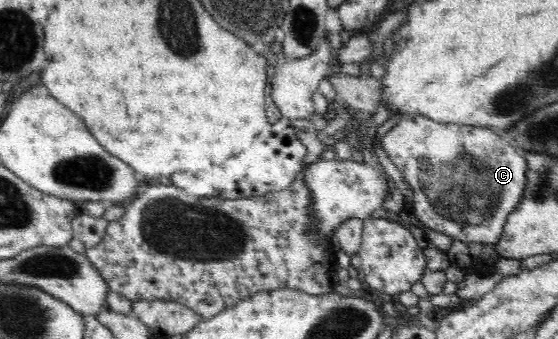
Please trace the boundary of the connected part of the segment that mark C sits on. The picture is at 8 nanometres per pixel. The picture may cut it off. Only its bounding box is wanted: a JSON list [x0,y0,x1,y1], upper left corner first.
[380,116,527,245]

